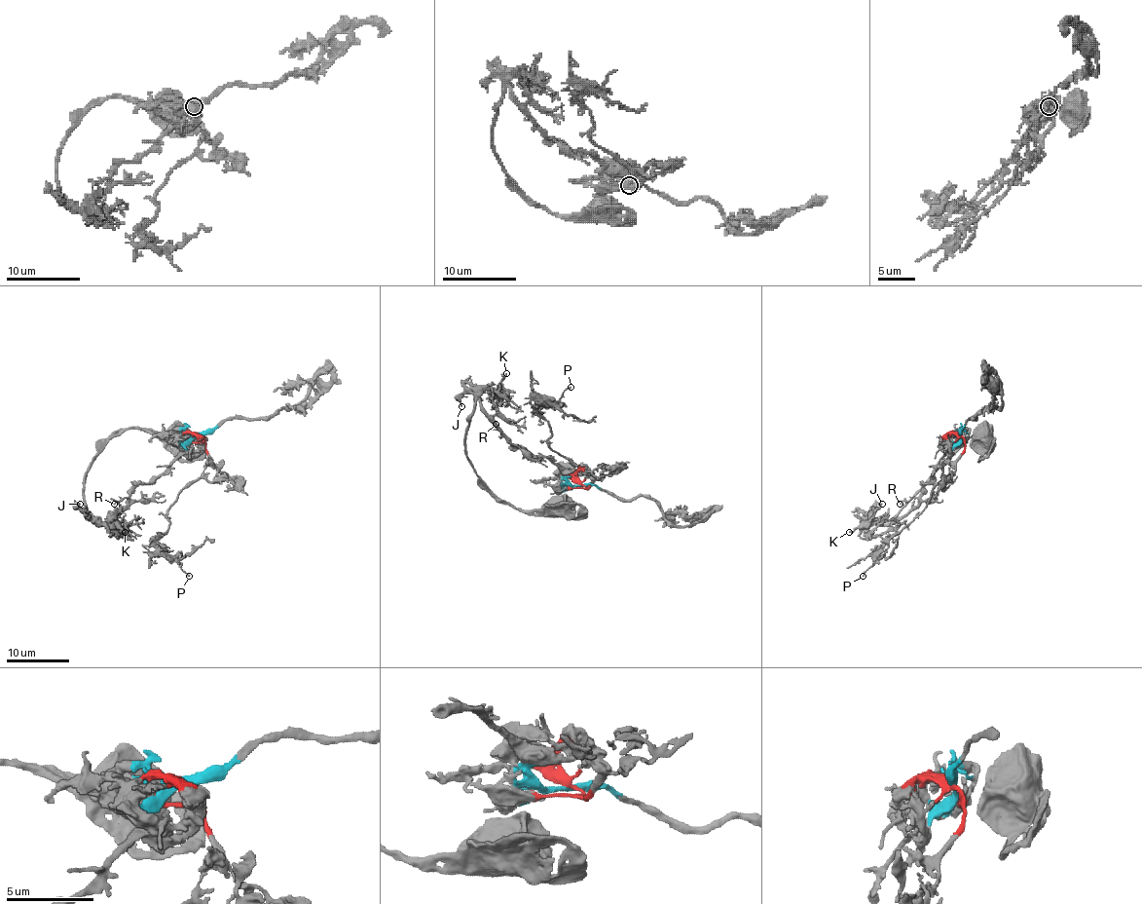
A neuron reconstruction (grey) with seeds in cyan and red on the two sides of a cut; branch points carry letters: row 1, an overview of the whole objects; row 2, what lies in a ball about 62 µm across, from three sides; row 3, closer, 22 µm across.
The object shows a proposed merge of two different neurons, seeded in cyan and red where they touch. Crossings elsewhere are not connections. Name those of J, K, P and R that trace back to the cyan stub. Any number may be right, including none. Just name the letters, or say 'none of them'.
J, K, R

